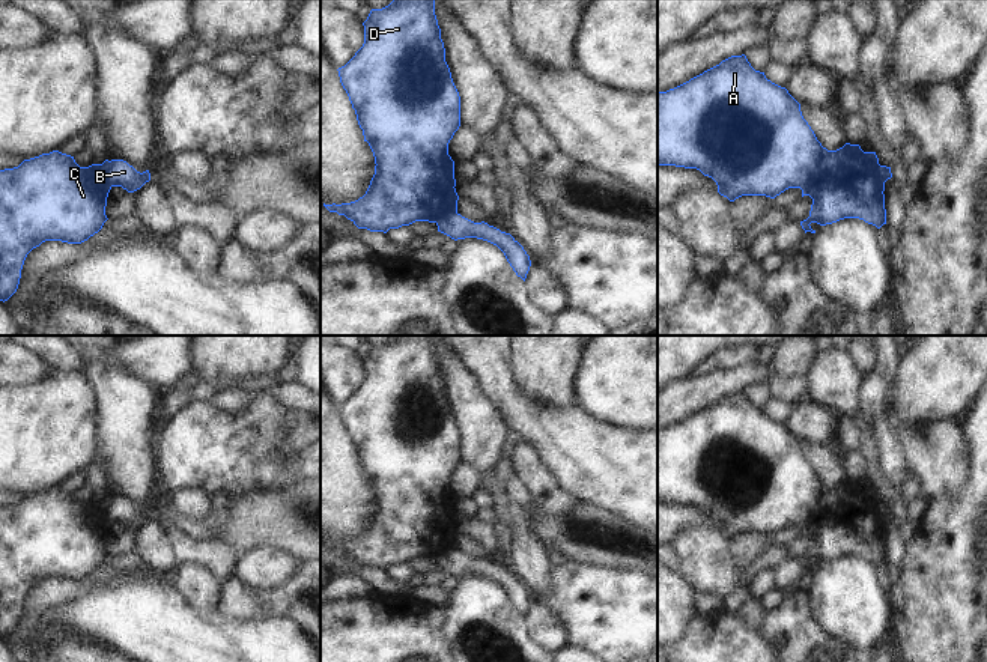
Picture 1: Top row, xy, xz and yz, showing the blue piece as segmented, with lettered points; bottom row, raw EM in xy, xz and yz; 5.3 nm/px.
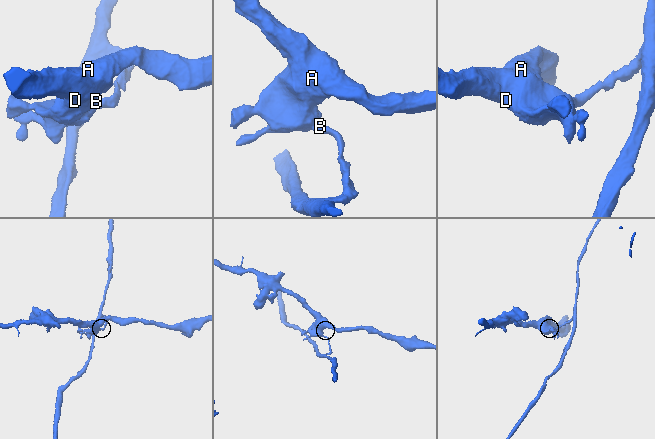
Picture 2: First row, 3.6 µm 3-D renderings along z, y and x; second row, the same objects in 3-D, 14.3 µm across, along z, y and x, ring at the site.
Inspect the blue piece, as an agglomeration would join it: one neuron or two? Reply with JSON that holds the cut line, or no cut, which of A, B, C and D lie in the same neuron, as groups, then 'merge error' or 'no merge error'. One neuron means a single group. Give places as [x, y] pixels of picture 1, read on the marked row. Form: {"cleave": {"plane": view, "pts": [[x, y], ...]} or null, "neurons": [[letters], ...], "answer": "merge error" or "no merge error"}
{"cleave": {"plane": "xy", "pts": [[107, 160], [101, 167], [101, 175], [112, 185]]}, "neurons": [["A", "C", "D"], ["B"]], "answer": "merge error"}

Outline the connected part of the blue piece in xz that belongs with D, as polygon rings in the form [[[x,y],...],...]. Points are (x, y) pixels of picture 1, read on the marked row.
[[[393,0],[382,9],[372,9],[364,26],[364,44],[342,68],[339,77],[357,120],[375,156],[375,175],[363,197],[351,203],[325,205],[351,220],[358,229],[384,232],[415,221],[436,223],[457,212],[454,161],[448,143],[460,126],[460,96],[445,62],[445,48],[435,15],[435,0]]]

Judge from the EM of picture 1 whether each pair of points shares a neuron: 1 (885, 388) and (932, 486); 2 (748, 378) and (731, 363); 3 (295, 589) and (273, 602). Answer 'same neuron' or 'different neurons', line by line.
1: same neuron
2: different neurons
3: same neuron

